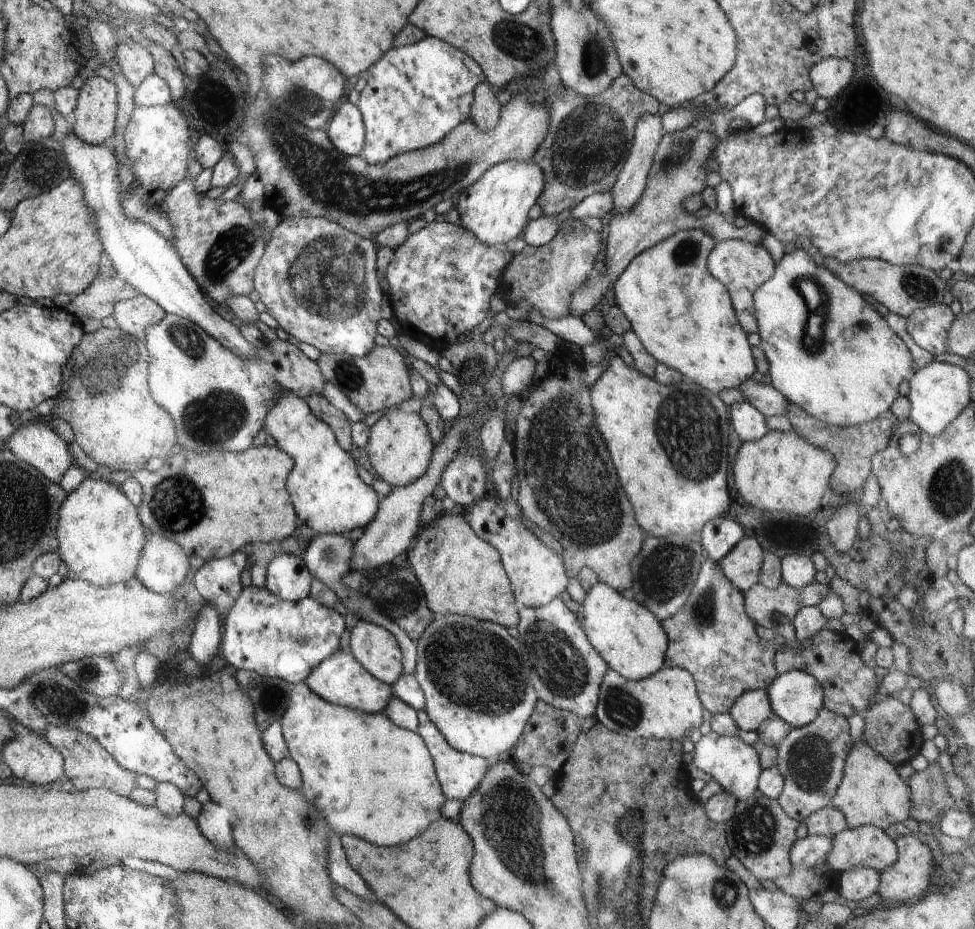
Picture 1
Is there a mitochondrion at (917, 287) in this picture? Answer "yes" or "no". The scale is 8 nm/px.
yes

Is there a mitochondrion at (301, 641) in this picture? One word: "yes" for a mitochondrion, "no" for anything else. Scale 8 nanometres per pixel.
yes

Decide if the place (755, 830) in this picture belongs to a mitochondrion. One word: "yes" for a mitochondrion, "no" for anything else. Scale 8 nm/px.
yes

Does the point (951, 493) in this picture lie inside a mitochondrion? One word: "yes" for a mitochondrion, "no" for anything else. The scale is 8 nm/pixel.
yes

